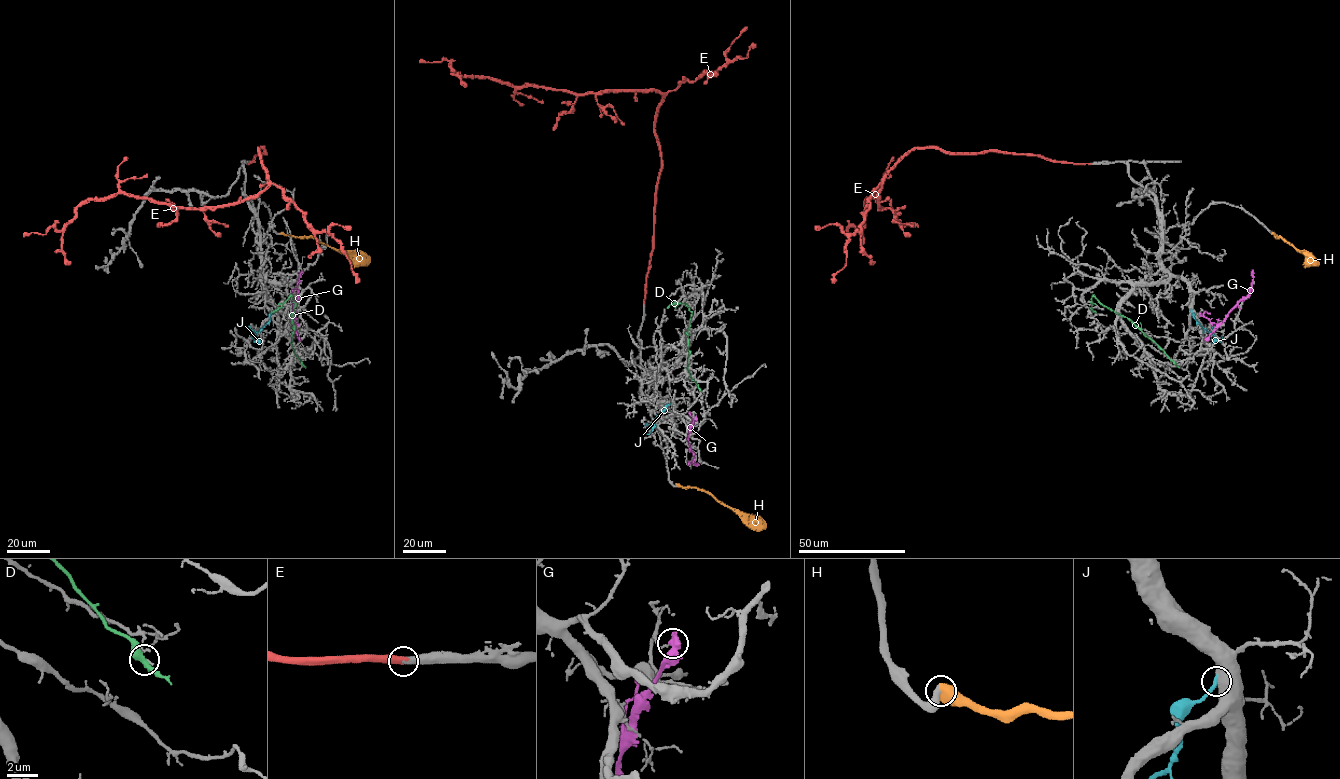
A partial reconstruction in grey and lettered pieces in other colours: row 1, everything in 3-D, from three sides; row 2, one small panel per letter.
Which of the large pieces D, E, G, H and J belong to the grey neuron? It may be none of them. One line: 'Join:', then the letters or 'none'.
Join: E, H

